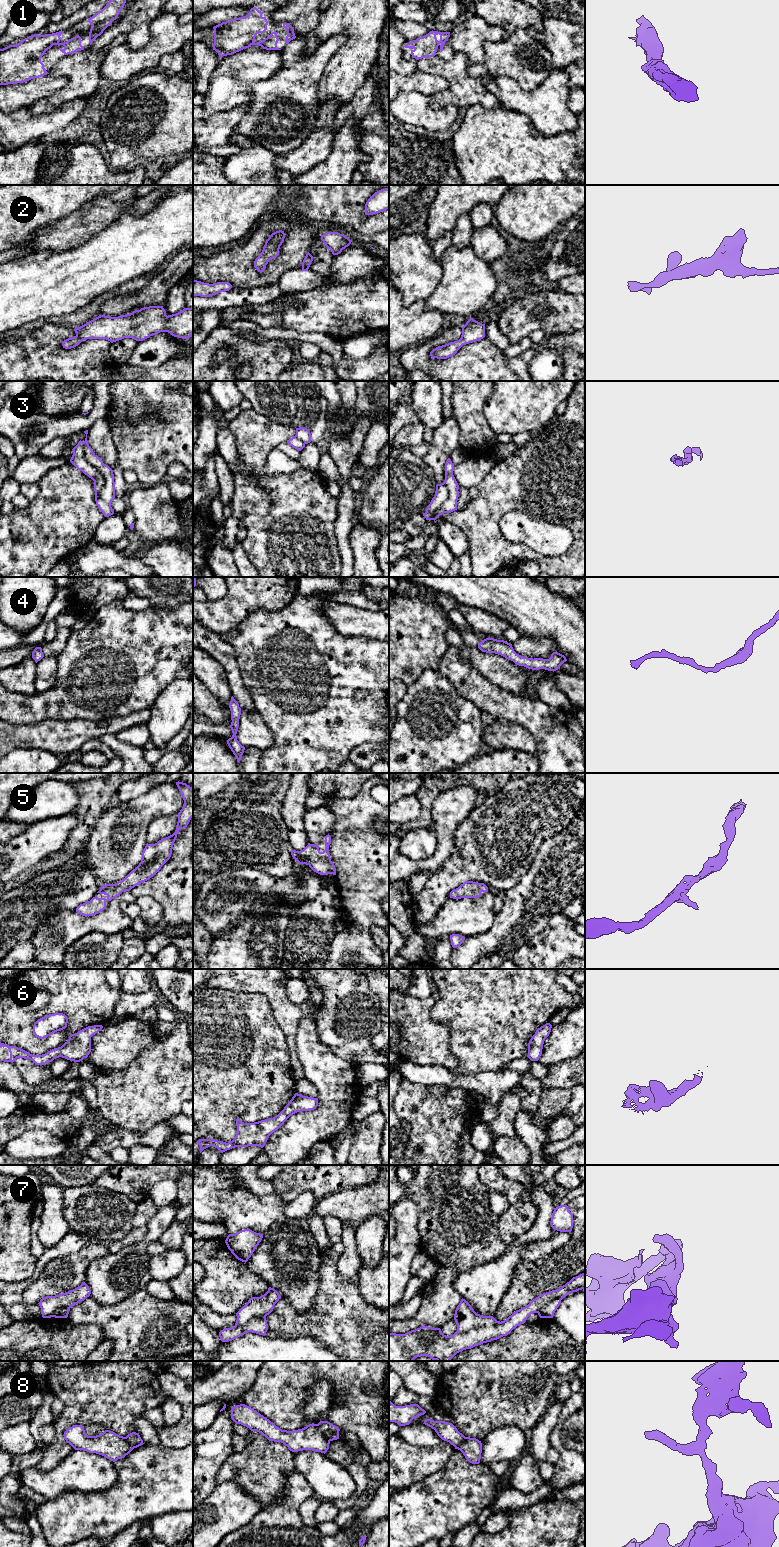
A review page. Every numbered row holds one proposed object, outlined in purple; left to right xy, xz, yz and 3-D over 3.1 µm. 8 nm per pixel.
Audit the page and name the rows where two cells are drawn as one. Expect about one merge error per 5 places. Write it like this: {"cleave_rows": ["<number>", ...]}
{"cleave_rows": ["3", "7", "8"]}

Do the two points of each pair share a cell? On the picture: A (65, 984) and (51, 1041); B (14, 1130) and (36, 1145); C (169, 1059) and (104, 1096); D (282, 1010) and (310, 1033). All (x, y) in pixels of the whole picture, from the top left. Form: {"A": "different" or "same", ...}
{"A": "same", "B": "different", "C": "same", "D": "different"}

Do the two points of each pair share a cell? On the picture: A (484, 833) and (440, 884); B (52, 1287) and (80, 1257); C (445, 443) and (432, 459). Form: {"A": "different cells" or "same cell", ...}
{"A": "same cell", "B": "same cell", "C": "same cell"}

